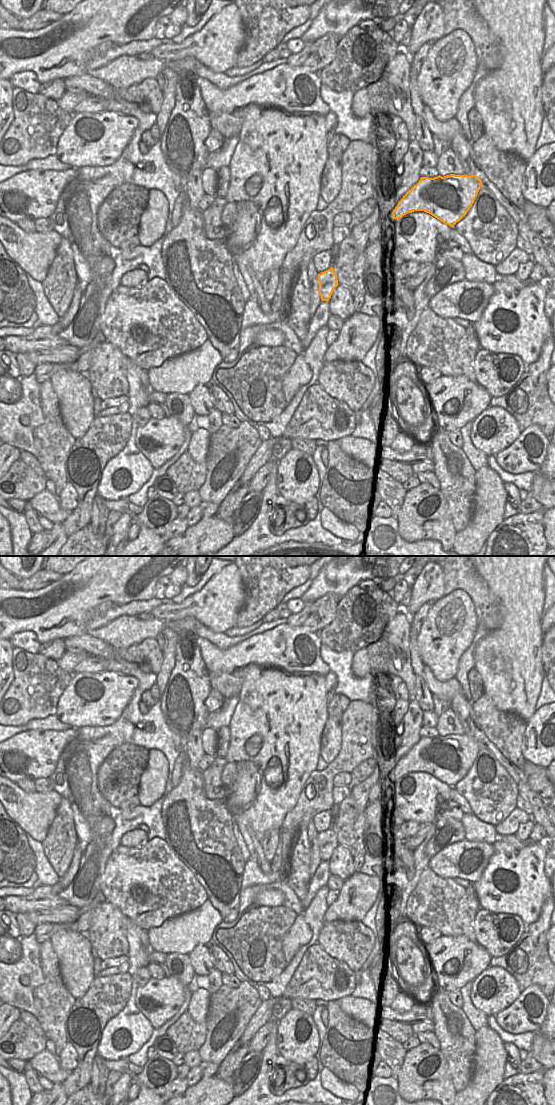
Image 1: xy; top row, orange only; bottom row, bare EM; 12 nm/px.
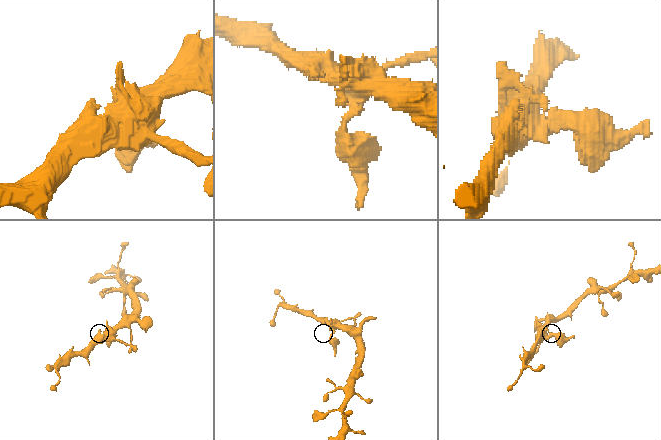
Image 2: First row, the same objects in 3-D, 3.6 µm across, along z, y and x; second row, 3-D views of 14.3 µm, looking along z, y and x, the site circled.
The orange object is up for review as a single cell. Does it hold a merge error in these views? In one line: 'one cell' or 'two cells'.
two cells

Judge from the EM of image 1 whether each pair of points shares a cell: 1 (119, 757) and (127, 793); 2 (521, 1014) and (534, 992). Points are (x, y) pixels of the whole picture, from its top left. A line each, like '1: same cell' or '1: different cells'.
1: same cell
2: same cell

